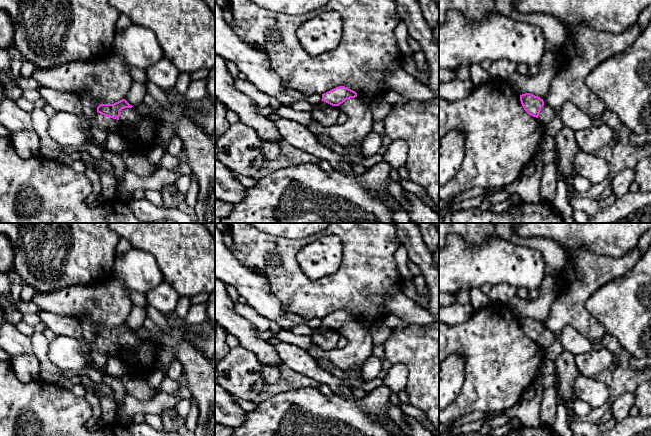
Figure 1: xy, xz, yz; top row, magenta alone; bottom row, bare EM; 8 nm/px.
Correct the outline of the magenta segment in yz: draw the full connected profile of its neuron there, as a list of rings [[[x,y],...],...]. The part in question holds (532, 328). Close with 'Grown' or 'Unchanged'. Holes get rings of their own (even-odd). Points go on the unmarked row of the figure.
[[[530,317],[520,319],[520,325],[524,334],[531,340],[540,344],[543,349],[551,346],[556,335],[549,329],[545,329],[543,323]]]. Grown

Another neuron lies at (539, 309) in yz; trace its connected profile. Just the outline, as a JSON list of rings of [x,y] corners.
[[[546,275],[538,290],[539,295],[533,301],[518,296],[509,300],[507,305],[519,319],[530,317],[543,323],[548,318],[551,305],[559,292],[557,278]]]

